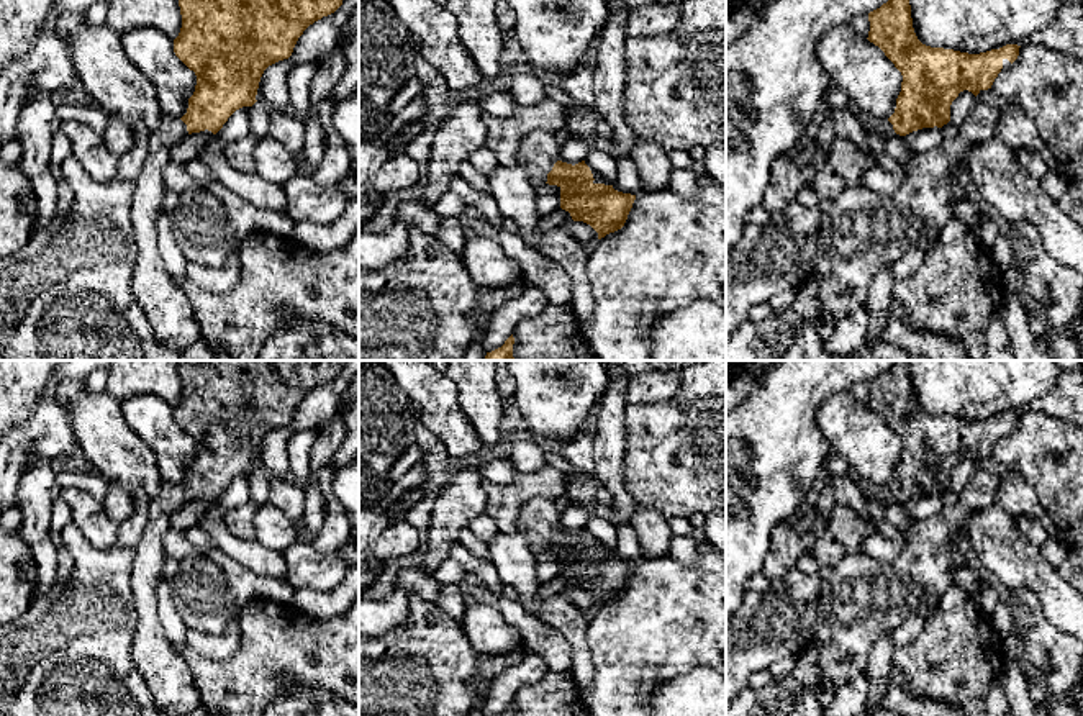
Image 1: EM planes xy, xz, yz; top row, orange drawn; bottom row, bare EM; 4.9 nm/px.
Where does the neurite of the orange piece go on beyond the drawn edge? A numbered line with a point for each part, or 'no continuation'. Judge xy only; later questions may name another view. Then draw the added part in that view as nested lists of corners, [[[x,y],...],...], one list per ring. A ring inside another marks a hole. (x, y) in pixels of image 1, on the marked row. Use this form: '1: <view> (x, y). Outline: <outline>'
1: xy (171, 317). Outline: [[[161,115],[159,126],[146,141],[146,161],[131,197],[131,224],[138,261],[131,274],[131,292],[149,319],[157,342],[184,352],[202,339],[187,297],[169,275],[157,247],[157,216],[164,211],[164,170],[172,149],[188,134],[187,125]]]

